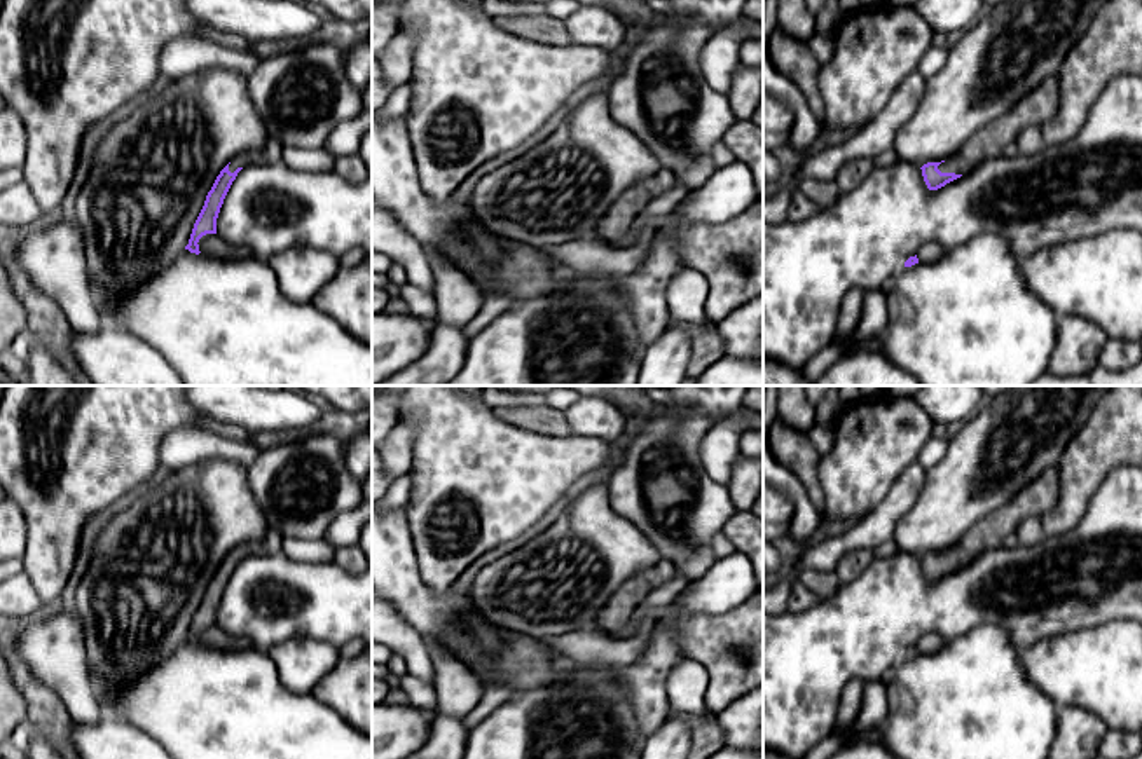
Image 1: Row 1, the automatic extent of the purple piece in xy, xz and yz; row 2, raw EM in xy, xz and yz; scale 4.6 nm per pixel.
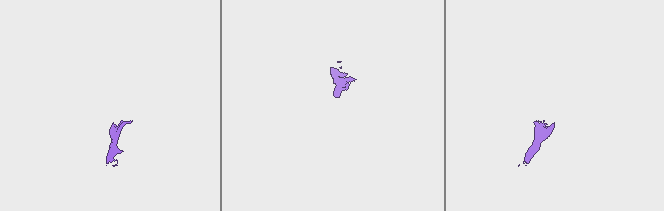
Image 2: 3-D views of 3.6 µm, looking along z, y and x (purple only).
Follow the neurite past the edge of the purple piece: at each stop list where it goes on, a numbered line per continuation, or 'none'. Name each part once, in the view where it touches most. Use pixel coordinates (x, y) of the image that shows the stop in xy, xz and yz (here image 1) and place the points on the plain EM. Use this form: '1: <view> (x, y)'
1: yz (1034, 499)

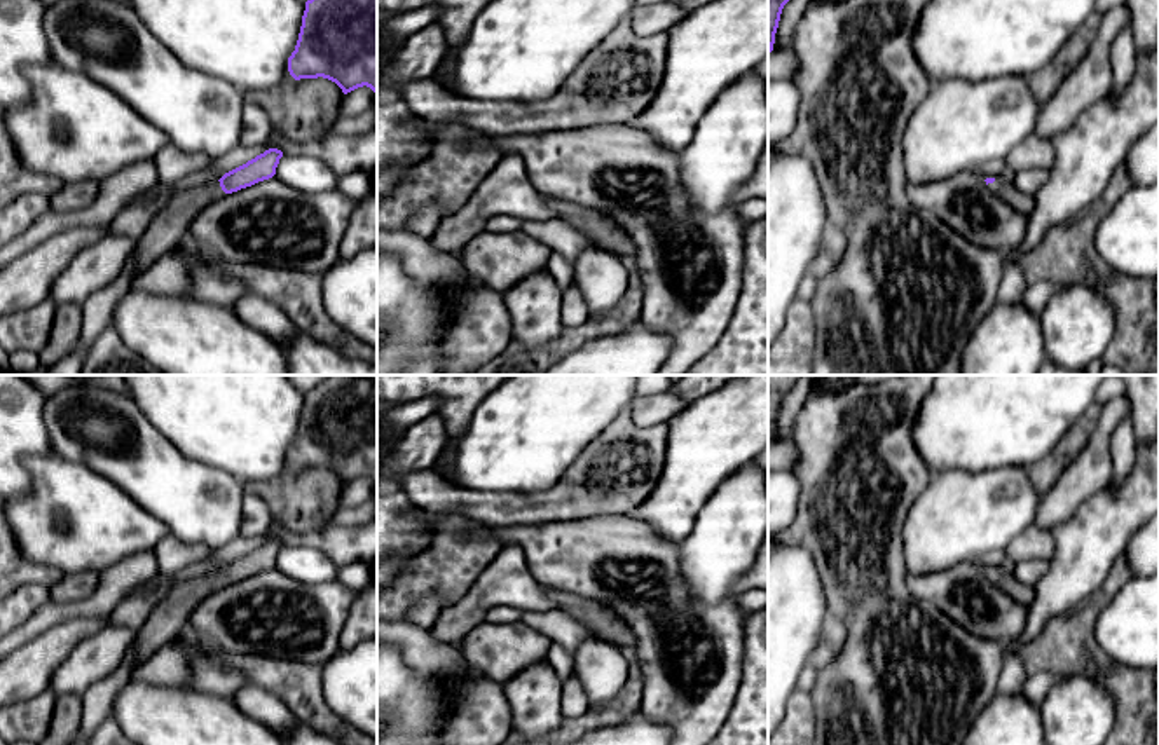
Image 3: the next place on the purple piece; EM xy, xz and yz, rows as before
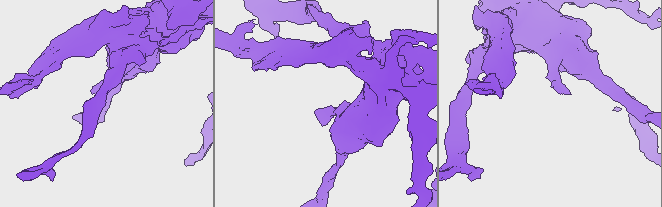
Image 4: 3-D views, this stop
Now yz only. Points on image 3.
1: yz (1006, 581)

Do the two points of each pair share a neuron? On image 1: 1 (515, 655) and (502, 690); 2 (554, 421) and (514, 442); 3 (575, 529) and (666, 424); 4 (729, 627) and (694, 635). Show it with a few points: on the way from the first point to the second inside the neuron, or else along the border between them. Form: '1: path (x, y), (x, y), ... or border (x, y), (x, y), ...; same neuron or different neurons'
1: border (484, 688), (495, 683), (507, 683), (512, 695); different neurons
2: border (496, 412), (528, 430), (571, 437); different neurons
3: border (606, 482), (610, 505), (632, 524); different neurons
4: path (720, 635), (702, 635); same neuron

